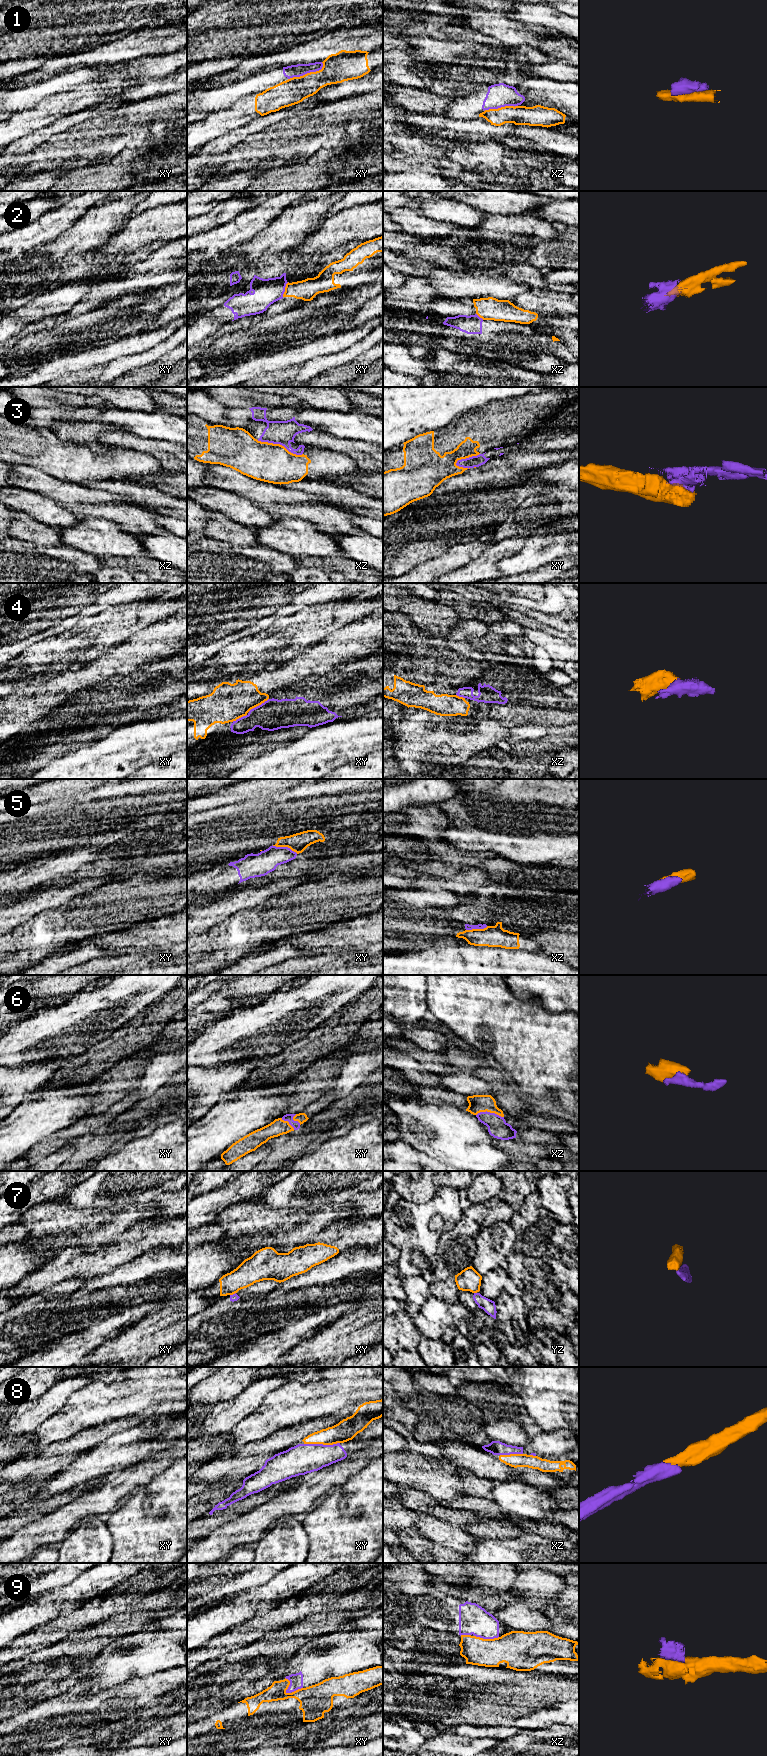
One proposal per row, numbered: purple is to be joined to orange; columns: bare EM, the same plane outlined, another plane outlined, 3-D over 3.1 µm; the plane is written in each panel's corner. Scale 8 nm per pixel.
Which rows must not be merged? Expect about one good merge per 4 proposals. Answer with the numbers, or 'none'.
1, 2, 3, 4, 7, 9

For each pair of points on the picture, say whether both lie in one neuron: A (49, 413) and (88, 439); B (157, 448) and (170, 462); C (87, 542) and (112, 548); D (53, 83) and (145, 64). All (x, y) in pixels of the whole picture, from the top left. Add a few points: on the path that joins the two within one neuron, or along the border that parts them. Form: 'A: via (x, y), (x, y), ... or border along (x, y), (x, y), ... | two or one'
A: via (55, 422), (58, 422), (68, 431), (77, 432) | one
B: via (160, 451), (167, 459) | one
C: via (93, 542), (106, 542) | one
D: border along (57, 75), (59, 89), (43, 99) | two

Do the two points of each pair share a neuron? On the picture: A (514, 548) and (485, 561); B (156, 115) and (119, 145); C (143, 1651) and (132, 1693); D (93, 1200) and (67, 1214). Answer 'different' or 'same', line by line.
A: same
B: same
C: different
D: different

